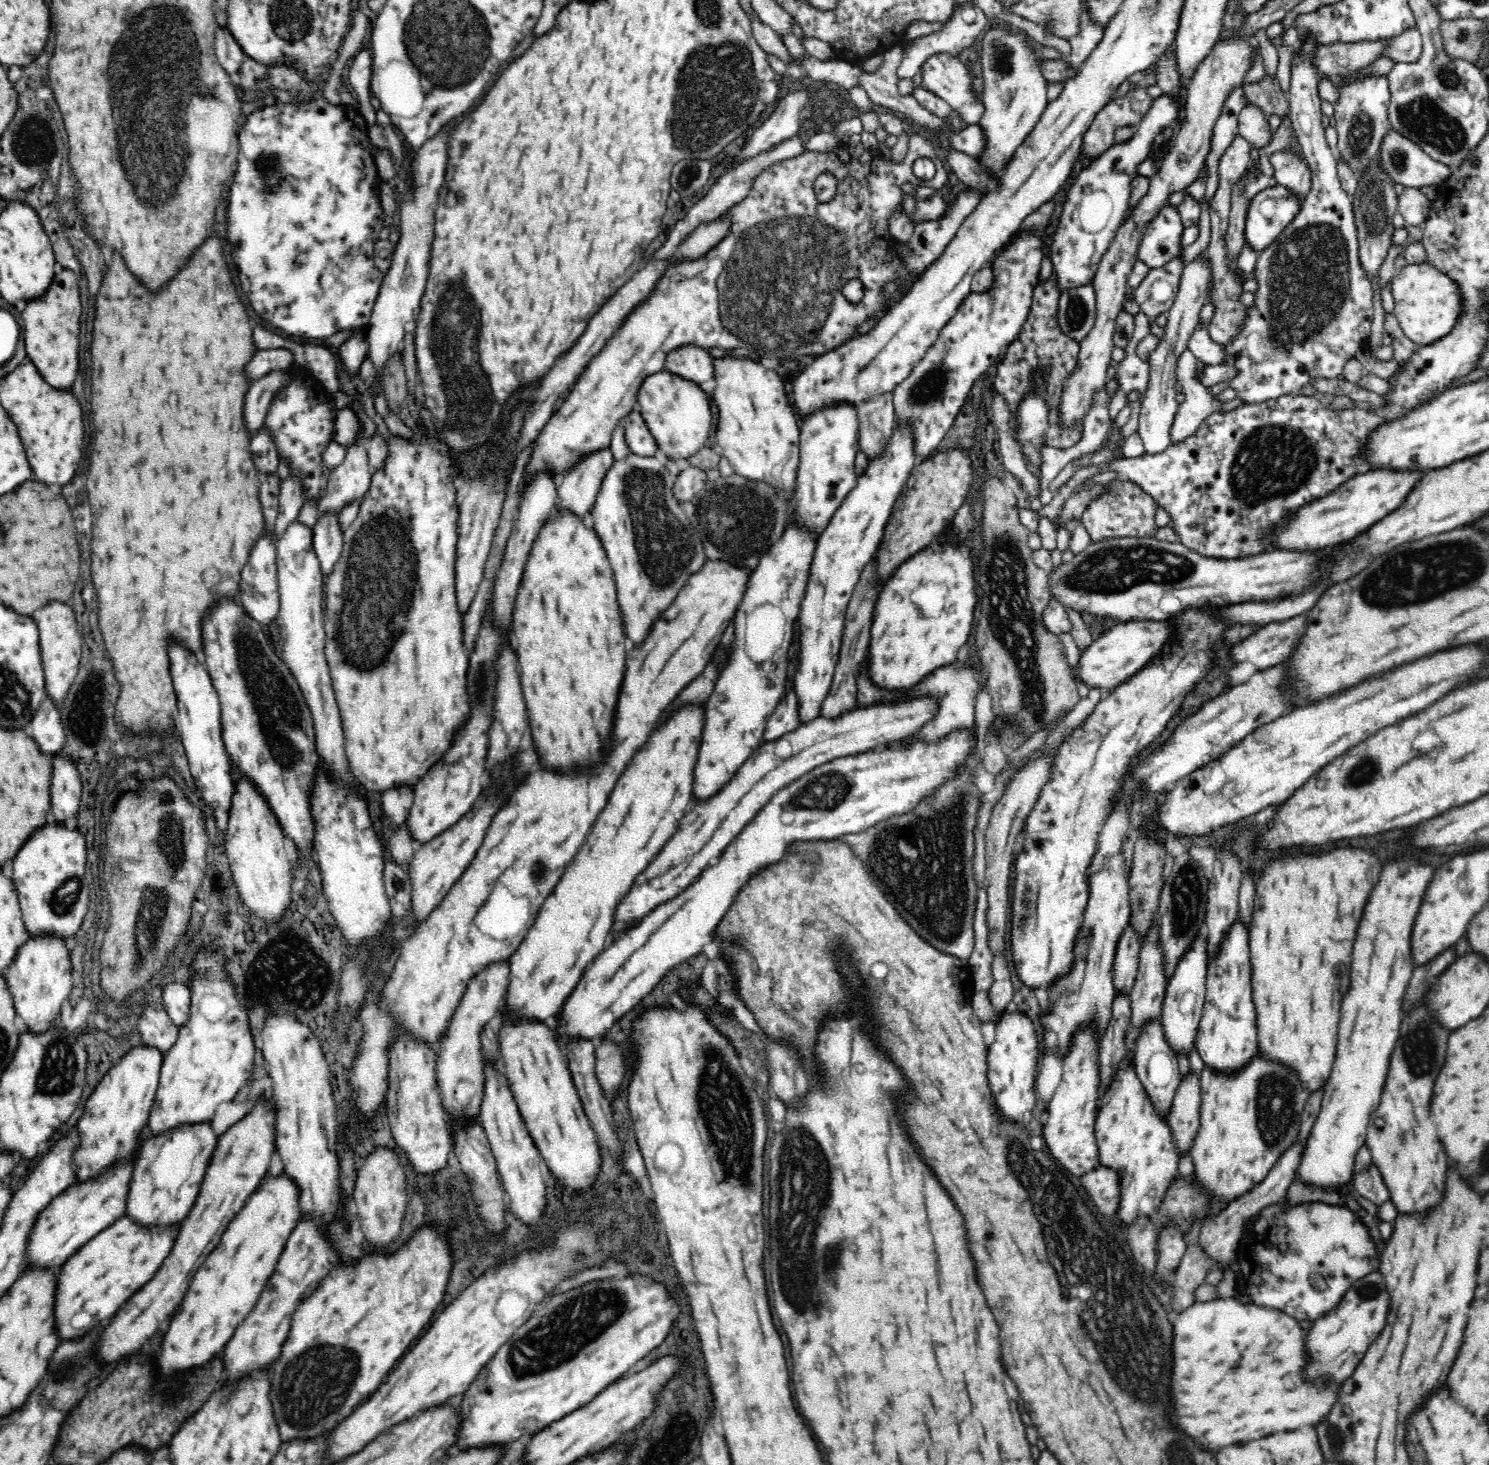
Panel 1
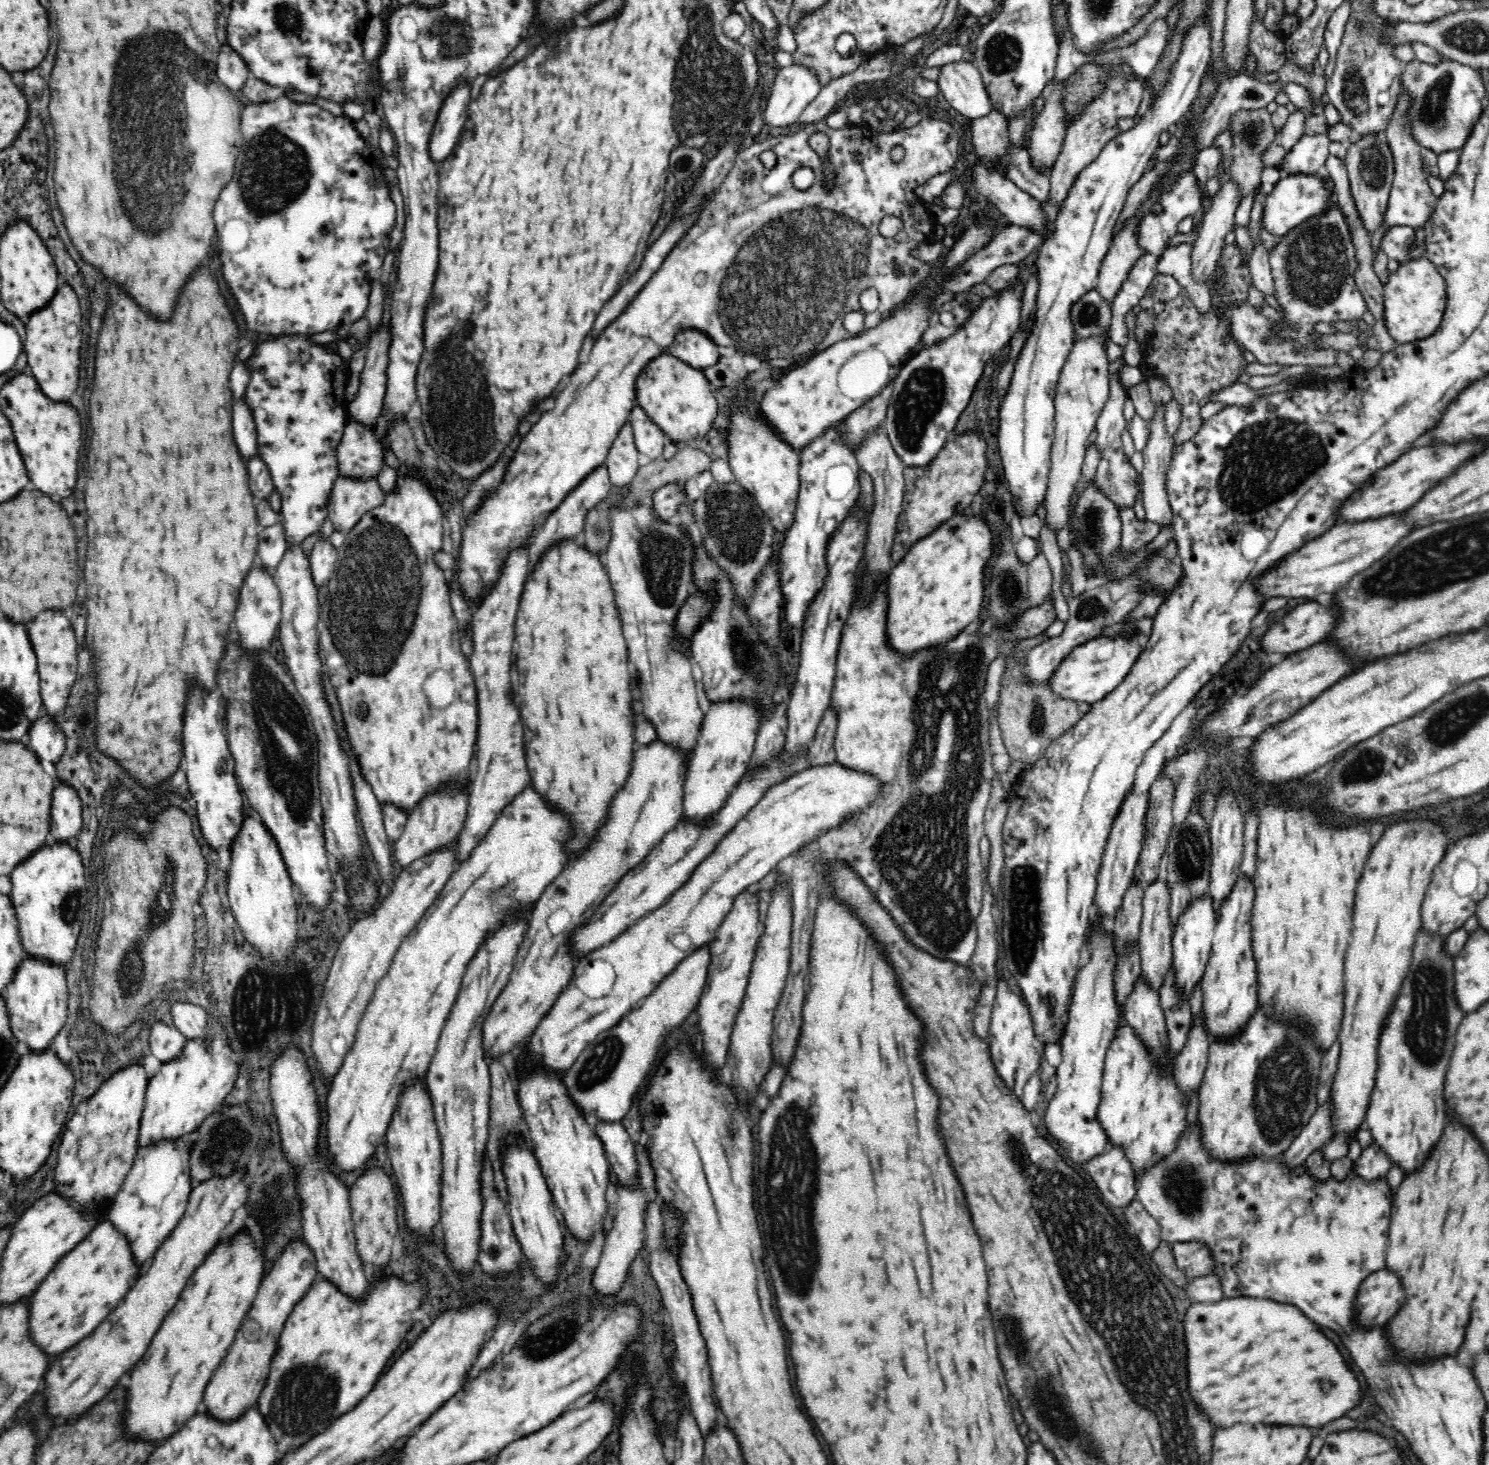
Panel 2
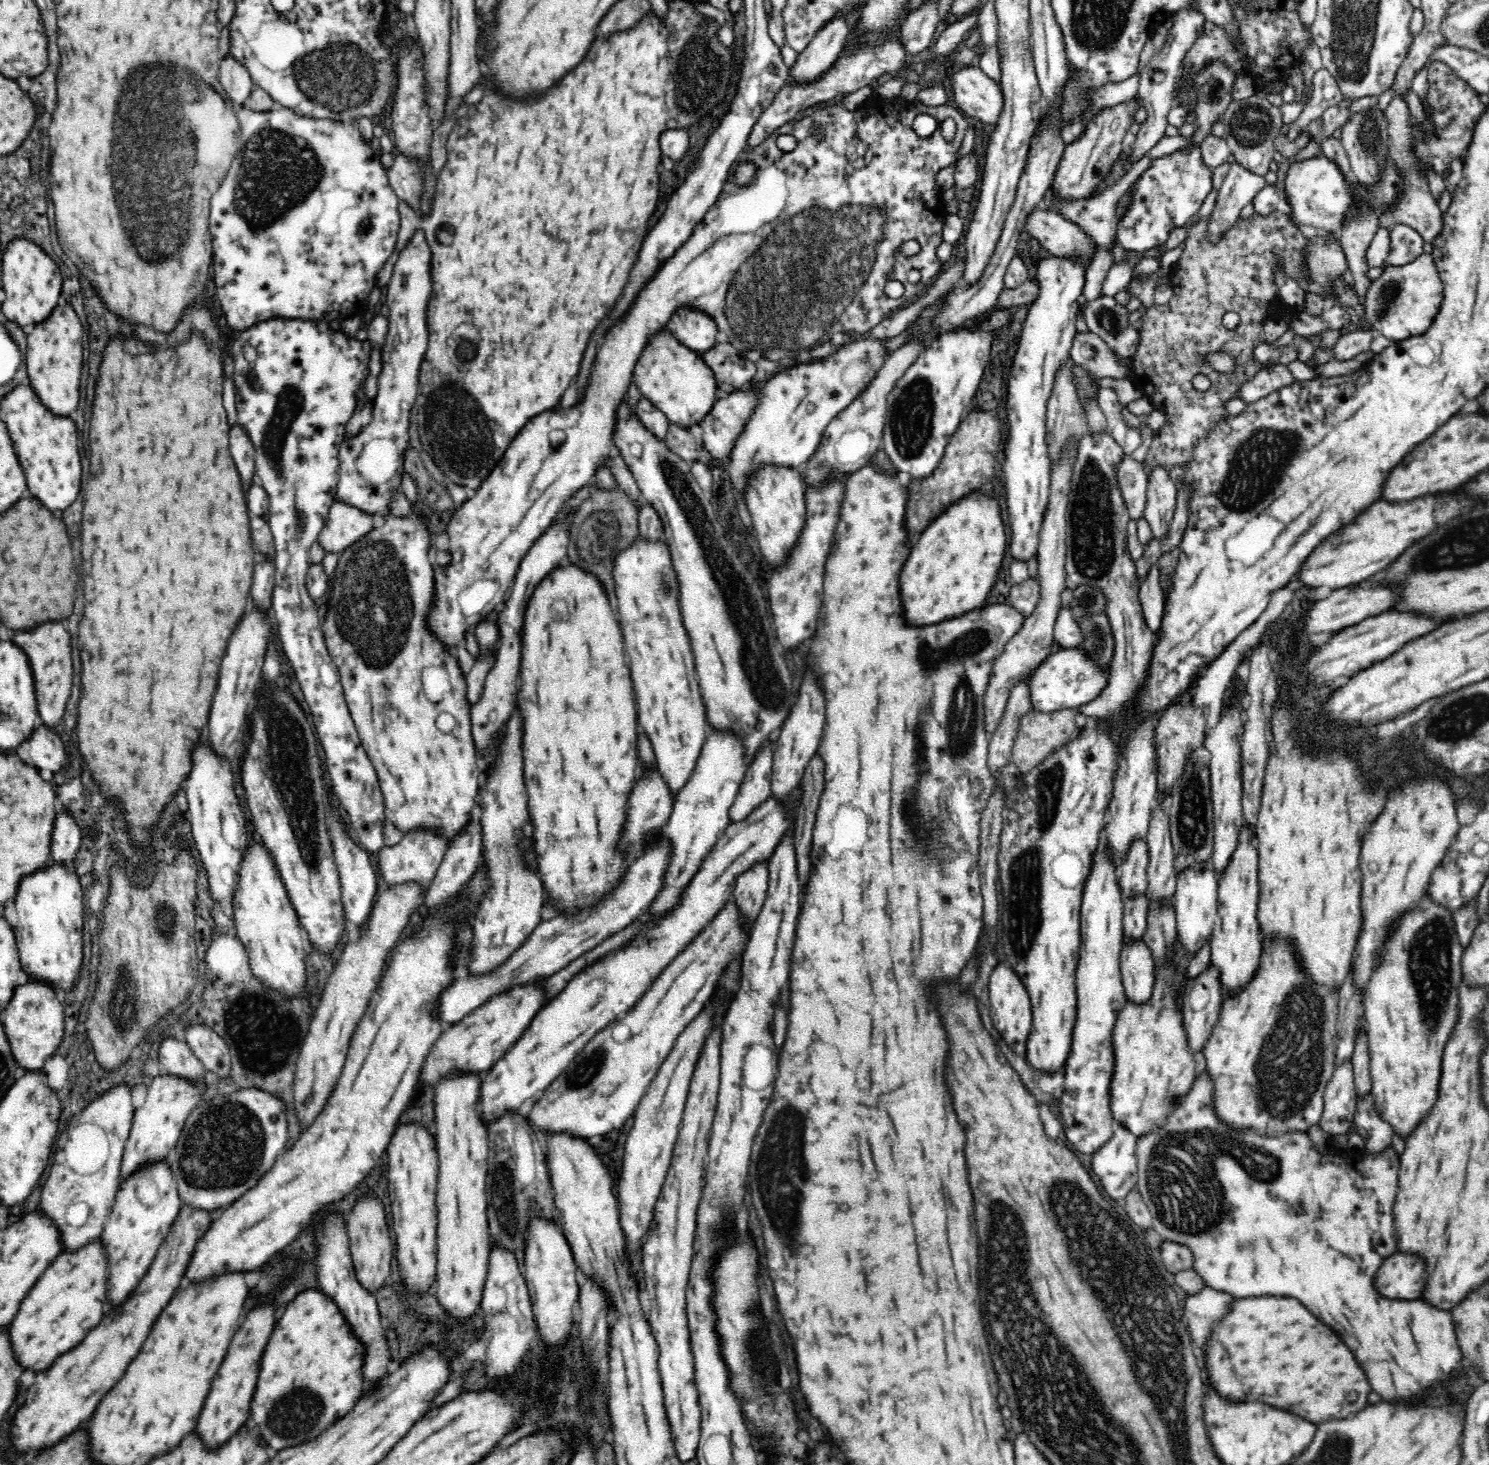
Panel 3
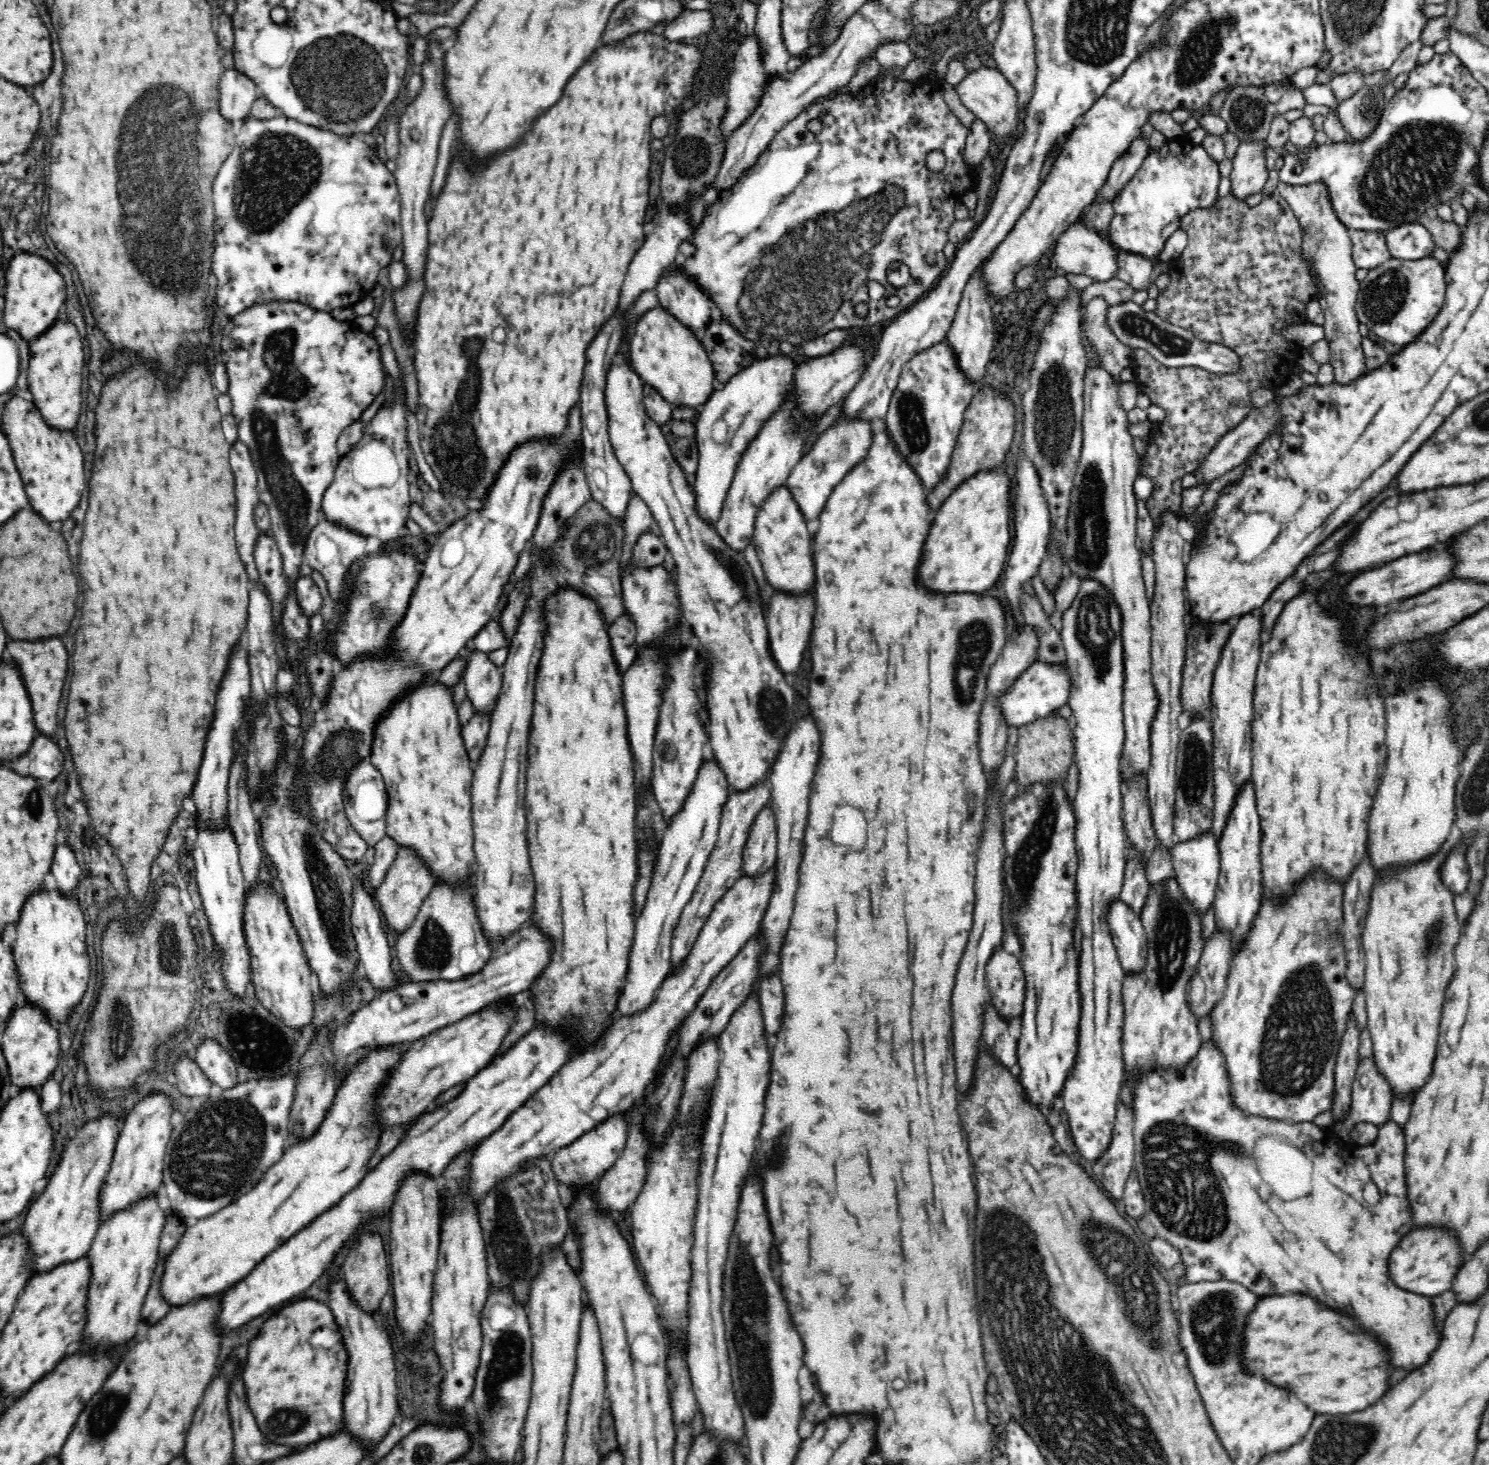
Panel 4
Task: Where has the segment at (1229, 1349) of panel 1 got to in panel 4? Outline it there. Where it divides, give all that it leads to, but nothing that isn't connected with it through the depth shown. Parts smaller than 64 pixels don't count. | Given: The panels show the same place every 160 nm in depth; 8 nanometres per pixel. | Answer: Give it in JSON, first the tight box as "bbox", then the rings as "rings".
{"bbox":[1242,1294,1388,1414],"rings":[[[1304,1294],[1262,1298],[1244,1326],[1242,1364],[1250,1374],[1262,1374],[1274,1386],[1286,1386],[1316,1414],[1364,1410],[1388,1390],[1386,1350],[1348,1316],[1316,1304]]]}

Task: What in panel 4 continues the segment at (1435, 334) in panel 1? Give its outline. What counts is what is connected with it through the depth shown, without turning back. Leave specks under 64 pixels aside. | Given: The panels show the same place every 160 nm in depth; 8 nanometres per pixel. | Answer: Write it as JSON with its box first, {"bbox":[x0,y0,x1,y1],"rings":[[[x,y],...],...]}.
{"bbox":[1357,256,1446,347],"rings":[[[1432,256],[1418,260],[1398,260],[1391,258],[1380,266],[1370,269],[1363,281],[1359,282],[1360,292],[1357,298],[1357,317],[1369,330],[1375,332],[1382,340],[1401,347],[1410,344],[1418,334],[1436,318],[1445,300],[1446,281],[1444,264]]]}

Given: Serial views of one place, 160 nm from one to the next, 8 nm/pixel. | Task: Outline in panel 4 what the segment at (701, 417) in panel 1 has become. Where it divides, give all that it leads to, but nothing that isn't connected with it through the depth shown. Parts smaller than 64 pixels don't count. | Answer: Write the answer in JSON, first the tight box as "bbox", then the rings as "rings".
{"bbox":[630,309,718,408],"rings":[[[664,309],[650,310],[639,320],[630,342],[631,366],[643,383],[654,387],[672,408],[704,404],[718,386],[714,365],[700,338]]]}

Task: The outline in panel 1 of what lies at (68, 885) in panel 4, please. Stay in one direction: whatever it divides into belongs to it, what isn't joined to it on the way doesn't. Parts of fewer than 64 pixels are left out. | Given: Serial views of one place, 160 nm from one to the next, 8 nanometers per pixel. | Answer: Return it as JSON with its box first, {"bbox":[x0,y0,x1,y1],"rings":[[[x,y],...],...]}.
{"bbox":[52,756,82,822],"rings":[[[56,756],[52,768],[52,812],[58,822],[64,822],[78,814],[82,780],[74,762],[68,758]]]}

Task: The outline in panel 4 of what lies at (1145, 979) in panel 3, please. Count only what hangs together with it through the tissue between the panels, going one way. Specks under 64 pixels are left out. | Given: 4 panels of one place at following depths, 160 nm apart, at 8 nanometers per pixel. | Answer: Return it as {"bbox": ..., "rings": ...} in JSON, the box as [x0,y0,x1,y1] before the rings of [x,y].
{"bbox":[1107,900,1147,974],"rings":[[[1120,900],[1109,906],[1107,921],[1124,974],[1138,974],[1147,963],[1147,934],[1141,918]]]}

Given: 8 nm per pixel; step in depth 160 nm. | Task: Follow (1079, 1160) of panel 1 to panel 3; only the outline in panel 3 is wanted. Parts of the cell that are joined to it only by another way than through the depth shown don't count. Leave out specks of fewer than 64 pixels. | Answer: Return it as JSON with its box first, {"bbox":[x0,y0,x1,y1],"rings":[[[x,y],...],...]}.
{"bbox":[1058,840,1127,1155],"rings":[[[1104,840],[1094,853],[1091,873],[1086,879],[1083,890],[1081,909],[1079,910],[1081,925],[1081,946],[1079,948],[1079,959],[1076,971],[1076,1022],[1072,1028],[1072,1044],[1070,1044],[1070,1054],[1064,1062],[1064,1082],[1062,1086],[1062,1096],[1058,1098],[1058,1112],[1064,1128],[1064,1135],[1070,1144],[1083,1154],[1092,1155],[1096,1150],[1106,1145],[1114,1133],[1115,1119],[1110,1113],[1110,1097],[1108,1096],[1108,1086],[1114,1070],[1114,1057],[1112,1054],[1112,1030],[1118,1015],[1123,1006],[1127,1003],[1124,994],[1124,985],[1121,977],[1120,957],[1124,942],[1123,933],[1123,900],[1120,895],[1116,878],[1116,865],[1112,863],[1112,857],[1108,853],[1108,847],[1103,846]]]}

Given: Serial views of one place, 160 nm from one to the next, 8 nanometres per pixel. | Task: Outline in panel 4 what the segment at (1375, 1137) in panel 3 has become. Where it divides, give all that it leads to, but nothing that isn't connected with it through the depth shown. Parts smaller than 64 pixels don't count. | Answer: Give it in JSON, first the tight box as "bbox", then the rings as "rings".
{"bbox":[1331,1057,1393,1143],"rings":[[[1372,1057],[1361,1059],[1356,1071],[1351,1092],[1351,1110],[1344,1122],[1335,1123],[1331,1132],[1337,1137],[1337,1142],[1348,1143],[1351,1141],[1352,1132],[1358,1123],[1372,1123],[1377,1128],[1382,1128],[1384,1123],[1391,1121],[1391,1106],[1393,1103],[1392,1091],[1386,1077],[1380,1075]]]}

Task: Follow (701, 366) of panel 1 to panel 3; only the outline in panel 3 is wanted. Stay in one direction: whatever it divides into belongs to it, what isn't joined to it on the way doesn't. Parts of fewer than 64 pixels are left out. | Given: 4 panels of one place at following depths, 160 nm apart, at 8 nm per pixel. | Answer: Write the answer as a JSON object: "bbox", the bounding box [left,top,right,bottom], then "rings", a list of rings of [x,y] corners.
{"bbox":[666,308,721,356],"rings":[[[682,308],[676,311],[668,321],[666,330],[678,339],[678,343],[700,356],[721,340],[714,319],[696,310]]]}

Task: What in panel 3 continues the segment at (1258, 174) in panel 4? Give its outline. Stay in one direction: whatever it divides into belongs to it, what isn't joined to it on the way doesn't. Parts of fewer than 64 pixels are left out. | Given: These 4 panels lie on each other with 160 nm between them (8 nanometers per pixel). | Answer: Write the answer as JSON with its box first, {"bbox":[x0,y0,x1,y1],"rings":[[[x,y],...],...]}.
{"bbox":[1207,163,1267,245],"rings":[[[1232,163],[1230,171],[1217,192],[1216,205],[1207,220],[1207,240],[1213,245],[1222,242],[1224,234],[1238,222],[1240,211],[1251,204],[1255,196],[1267,186],[1264,177]]]}

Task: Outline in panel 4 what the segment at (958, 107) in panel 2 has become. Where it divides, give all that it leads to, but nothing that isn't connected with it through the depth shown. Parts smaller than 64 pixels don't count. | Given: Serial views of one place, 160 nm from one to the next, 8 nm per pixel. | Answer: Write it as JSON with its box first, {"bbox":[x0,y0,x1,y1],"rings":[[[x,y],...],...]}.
{"bbox":[955,67,1018,136],"rings":[[[978,67],[966,74],[955,86],[962,104],[974,114],[976,119],[984,122],[990,132],[998,136],[1010,136],[1018,128],[1018,97],[1016,89],[1006,81],[1006,77],[995,68]]]}

